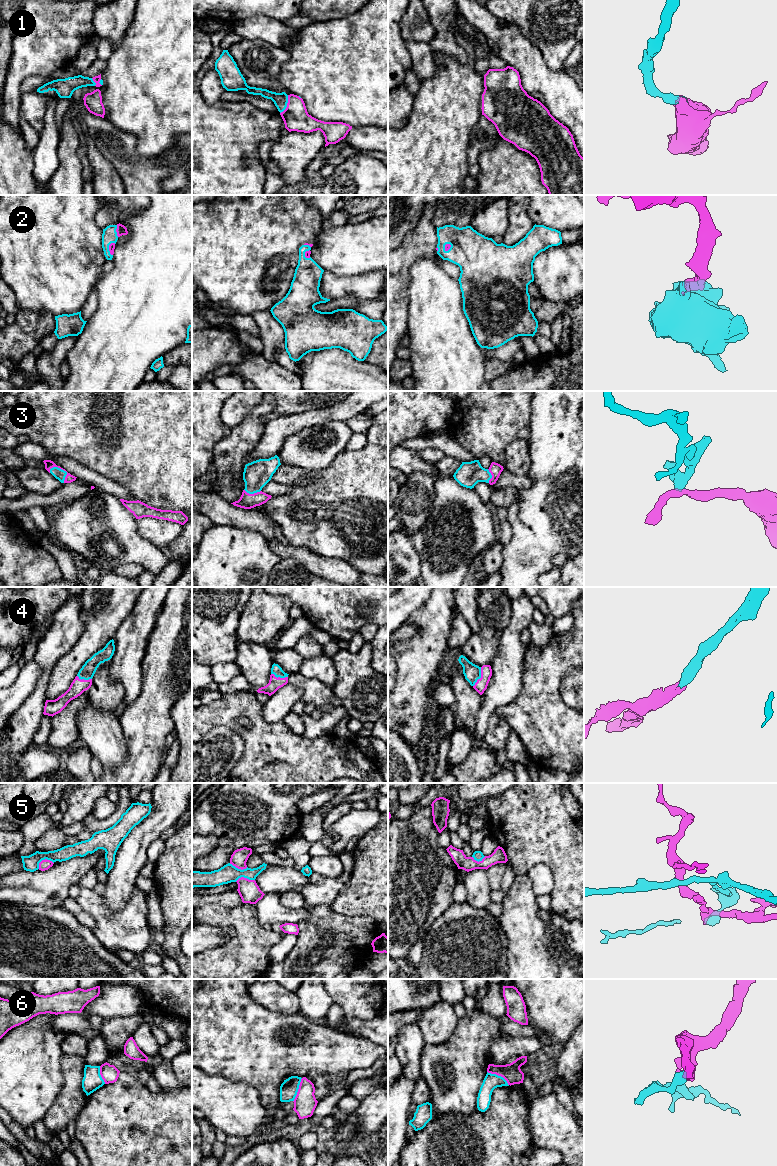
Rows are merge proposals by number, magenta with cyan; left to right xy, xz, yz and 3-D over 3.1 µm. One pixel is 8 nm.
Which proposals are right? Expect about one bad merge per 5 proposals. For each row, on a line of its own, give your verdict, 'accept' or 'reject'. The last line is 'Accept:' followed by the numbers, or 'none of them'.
1: accept
2: accept
3: accept
4: accept
5: reject
6: reject
Accept: 1, 2, 3, 4

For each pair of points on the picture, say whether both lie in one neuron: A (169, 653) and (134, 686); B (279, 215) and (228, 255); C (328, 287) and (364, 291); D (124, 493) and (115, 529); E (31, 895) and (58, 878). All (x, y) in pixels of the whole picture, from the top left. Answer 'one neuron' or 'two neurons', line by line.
A: two neurons
B: one neuron
C: one neuron
D: two neurons
E: one neuron

